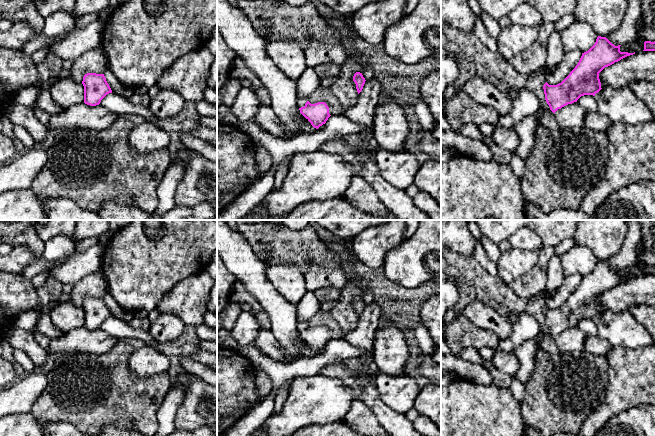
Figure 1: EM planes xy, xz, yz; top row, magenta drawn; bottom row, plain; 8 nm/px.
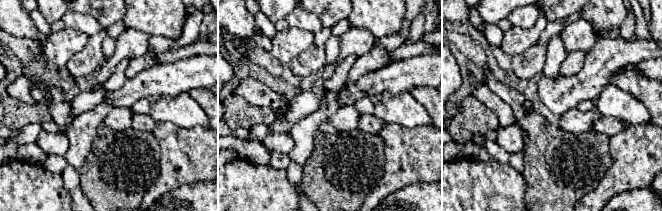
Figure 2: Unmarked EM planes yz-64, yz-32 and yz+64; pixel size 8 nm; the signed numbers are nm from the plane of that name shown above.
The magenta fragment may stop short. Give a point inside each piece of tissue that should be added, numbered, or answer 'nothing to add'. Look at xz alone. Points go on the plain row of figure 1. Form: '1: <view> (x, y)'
1: xz (301, 325)

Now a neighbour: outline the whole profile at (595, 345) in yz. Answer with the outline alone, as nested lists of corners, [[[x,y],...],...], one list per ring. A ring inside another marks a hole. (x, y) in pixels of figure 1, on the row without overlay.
[[[587,336],[584,351],[594,355],[606,355],[614,346],[606,339],[598,336]]]

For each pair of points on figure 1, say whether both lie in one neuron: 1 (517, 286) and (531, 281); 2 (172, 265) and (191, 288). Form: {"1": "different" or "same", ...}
{"1": "same", "2": "different"}

